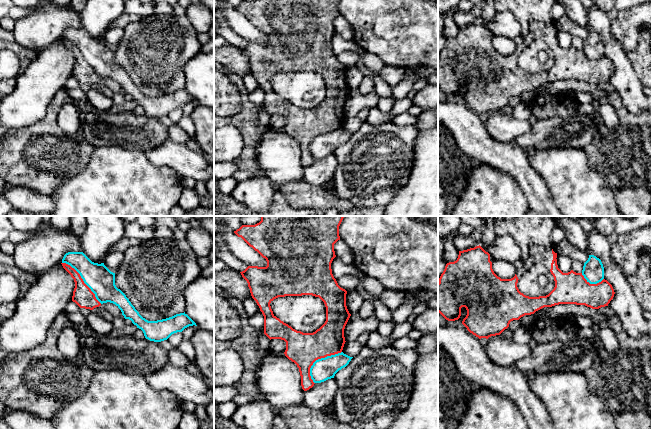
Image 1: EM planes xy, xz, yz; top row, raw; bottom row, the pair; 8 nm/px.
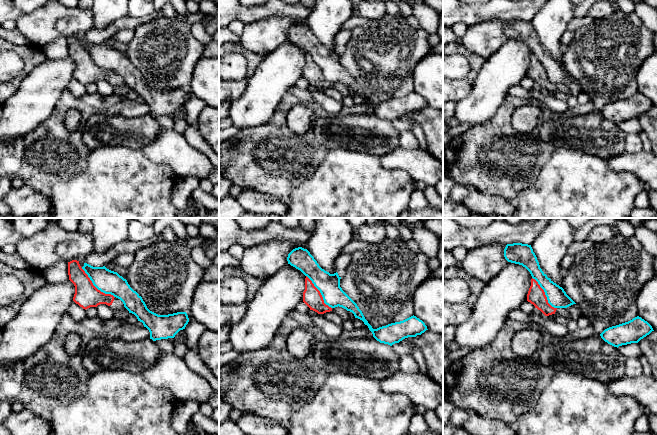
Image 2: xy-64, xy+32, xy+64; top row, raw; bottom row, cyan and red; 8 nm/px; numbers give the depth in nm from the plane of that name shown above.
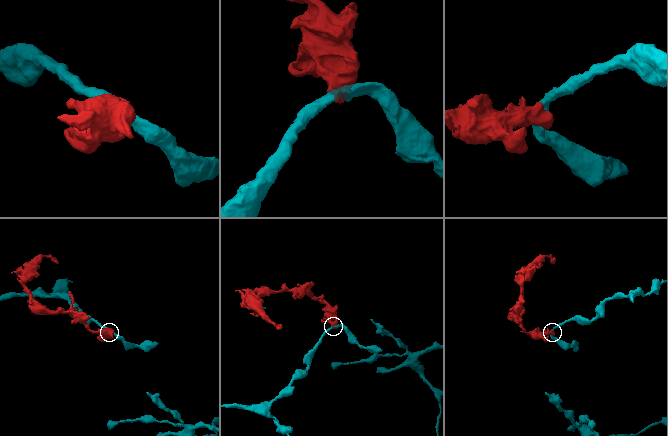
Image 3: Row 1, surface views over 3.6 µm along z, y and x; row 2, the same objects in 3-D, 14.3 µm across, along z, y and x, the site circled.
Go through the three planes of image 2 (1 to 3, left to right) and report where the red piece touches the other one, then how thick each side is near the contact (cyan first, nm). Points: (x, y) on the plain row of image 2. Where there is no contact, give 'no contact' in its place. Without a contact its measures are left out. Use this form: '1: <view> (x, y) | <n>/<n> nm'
1: xy-64 (96, 63) | 190/190 nm
2: xy+32 (320, 68) | 180/150 nm
3: xy+64 (545, 70) | 160/140 nm

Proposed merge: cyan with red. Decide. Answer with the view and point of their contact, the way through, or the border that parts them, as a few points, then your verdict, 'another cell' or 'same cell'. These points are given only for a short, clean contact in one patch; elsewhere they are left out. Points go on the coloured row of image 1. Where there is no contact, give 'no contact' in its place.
meets cyan in xz at (318, 359); another cell

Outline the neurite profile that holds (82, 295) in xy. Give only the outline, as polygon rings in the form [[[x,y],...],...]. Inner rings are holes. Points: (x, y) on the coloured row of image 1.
[[[61,263],[63,268],[71,275],[75,282],[72,301],[75,302],[80,308],[93,310],[101,306],[101,303],[96,299],[95,294],[84,283],[80,274],[66,263]]]

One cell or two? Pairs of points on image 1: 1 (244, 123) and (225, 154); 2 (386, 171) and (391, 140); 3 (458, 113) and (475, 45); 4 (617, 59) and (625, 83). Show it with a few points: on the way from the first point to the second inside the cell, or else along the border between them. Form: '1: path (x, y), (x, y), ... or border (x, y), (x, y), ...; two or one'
1: border (224, 125), (240, 133), (239, 156); two
2: path (386, 163), (386, 151), (388, 148); one
3: border (461, 99), (479, 114); two
4: path (622, 65), (624, 77); one

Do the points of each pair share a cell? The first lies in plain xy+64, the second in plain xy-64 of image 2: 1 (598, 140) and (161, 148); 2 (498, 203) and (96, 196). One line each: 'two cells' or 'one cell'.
1: two cells
2: two cells

